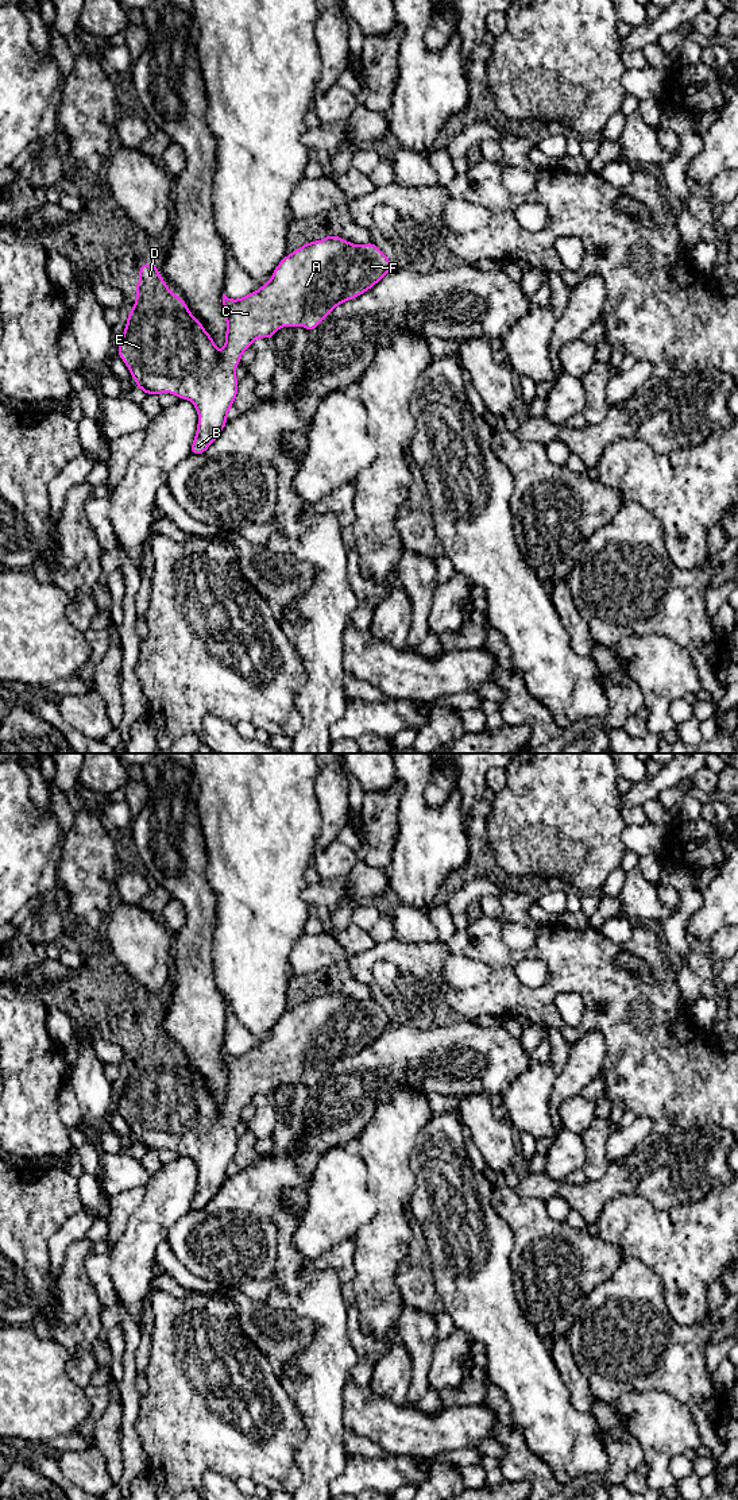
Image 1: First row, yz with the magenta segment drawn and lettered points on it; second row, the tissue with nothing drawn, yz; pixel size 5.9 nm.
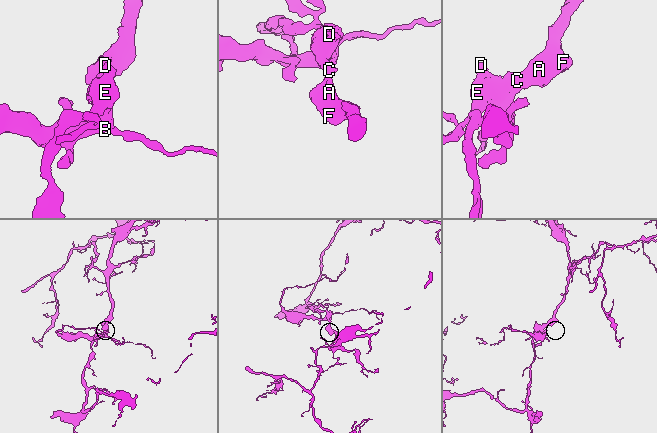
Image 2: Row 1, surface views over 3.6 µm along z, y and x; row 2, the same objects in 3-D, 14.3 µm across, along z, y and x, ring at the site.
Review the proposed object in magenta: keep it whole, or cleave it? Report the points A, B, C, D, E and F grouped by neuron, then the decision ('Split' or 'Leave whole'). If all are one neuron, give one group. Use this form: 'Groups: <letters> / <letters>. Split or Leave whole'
Groups: A B C D E F. Leave whole

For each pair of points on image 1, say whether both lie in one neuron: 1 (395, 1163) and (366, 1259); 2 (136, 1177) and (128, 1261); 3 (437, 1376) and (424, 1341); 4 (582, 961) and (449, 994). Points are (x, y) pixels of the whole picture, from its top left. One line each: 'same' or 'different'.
1: same
2: different
3: different
4: same

